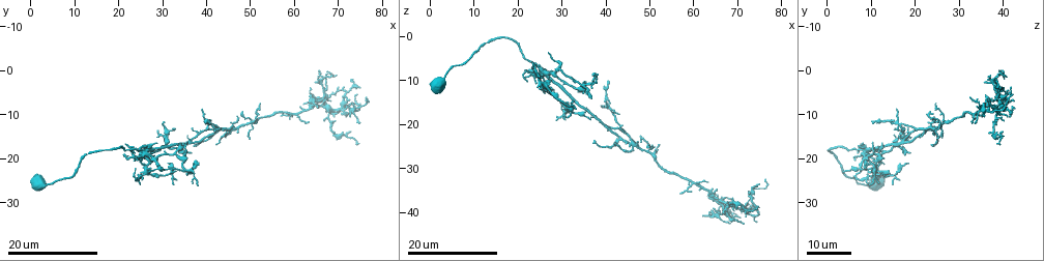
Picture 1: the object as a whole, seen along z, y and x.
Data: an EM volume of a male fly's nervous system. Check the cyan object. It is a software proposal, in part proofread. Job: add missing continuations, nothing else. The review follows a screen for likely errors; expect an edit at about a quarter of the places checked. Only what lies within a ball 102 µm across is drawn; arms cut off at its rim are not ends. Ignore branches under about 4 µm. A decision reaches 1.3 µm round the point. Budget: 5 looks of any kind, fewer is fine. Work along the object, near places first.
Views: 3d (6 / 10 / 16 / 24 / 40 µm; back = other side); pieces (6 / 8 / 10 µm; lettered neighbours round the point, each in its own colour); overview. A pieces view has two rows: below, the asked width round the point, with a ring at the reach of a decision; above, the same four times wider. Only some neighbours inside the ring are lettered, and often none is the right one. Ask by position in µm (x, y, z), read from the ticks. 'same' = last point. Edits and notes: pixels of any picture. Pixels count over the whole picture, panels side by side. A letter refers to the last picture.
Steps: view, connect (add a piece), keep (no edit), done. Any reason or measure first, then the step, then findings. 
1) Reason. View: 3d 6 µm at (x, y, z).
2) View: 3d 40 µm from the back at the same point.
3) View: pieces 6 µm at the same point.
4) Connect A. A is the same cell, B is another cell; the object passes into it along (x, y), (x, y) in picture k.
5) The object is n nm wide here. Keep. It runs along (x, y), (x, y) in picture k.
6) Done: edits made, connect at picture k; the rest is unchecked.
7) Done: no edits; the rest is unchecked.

Free end. View: 3d 16 µm at (76.0, 6.5, 32.0).

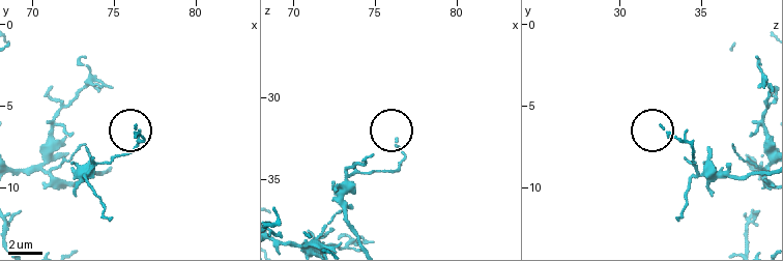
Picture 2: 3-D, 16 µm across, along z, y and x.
View: pieces 6 µm at (76.4, 6.2, 32.5).

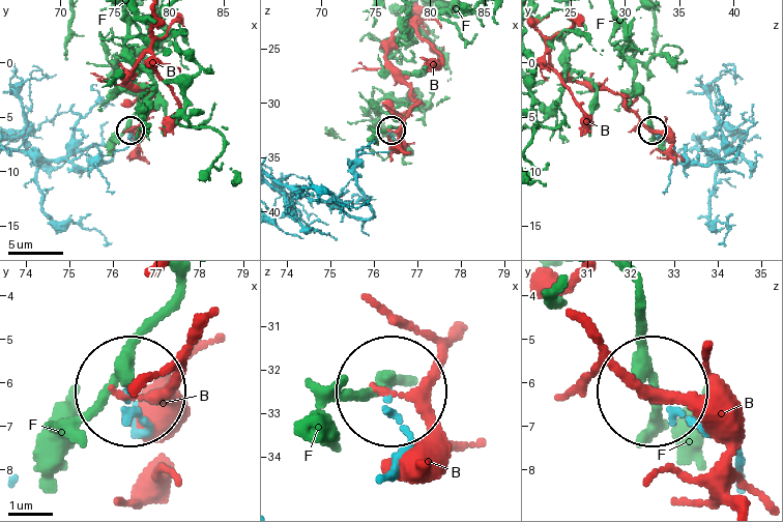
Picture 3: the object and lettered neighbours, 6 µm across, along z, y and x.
Keep. B and F are other cells; it runs along (386, 471), (405, 441), (386, 389) in picture 3; none of them fits.

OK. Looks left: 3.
Free end. View: 3d 16 µm at (57.0, 10.5, 36.0).

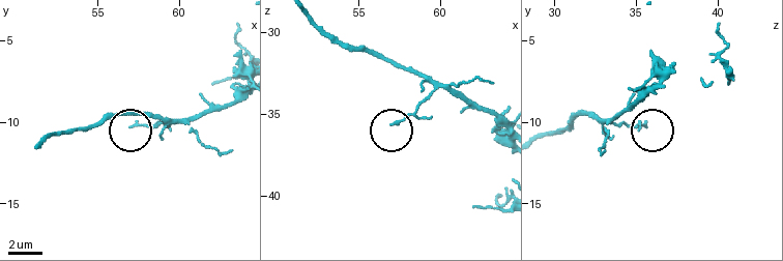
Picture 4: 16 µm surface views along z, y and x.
View: pieces 8 µm at (57.0, 10.2, 35.6).

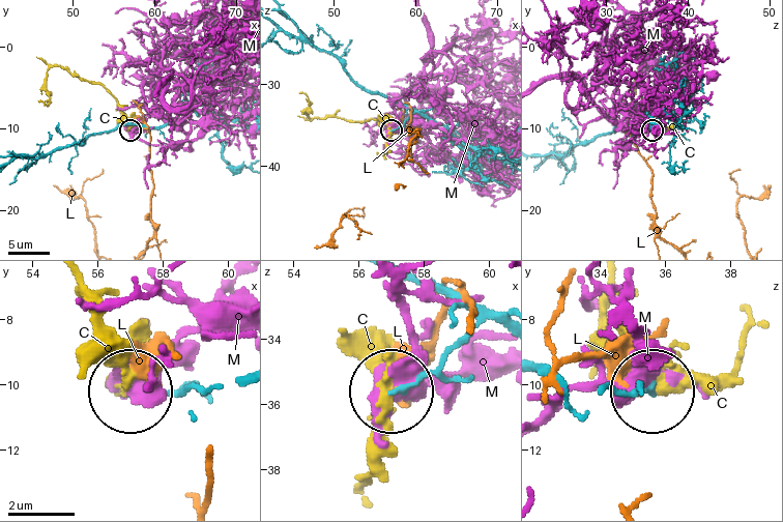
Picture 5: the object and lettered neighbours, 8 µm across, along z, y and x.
The object is 150 nm wide here. Keep. C, L and M are other cells; none of them fits.

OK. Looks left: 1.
Done: no edits; the rest is unchecked.

